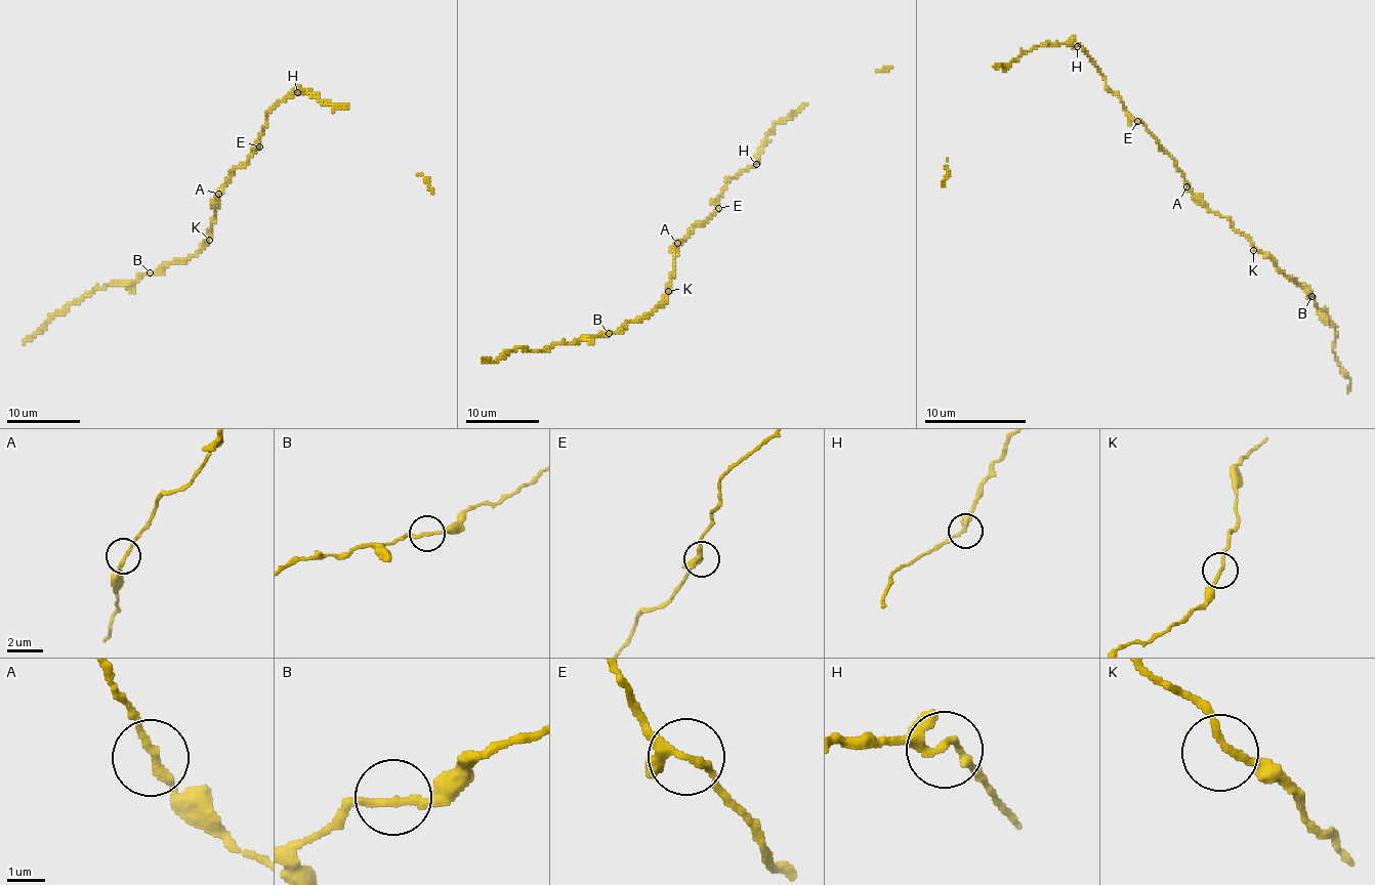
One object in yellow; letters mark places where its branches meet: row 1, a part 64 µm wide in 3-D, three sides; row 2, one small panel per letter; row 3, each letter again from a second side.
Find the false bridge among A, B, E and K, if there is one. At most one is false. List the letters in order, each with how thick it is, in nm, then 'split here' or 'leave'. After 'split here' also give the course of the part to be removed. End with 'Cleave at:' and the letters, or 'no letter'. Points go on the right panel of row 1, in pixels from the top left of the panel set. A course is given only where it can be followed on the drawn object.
A: 200 nm | leave
B: 180 nm | leave
E: 190 nm | leave
K: 180 nm | leave
Cleave at: no letter

